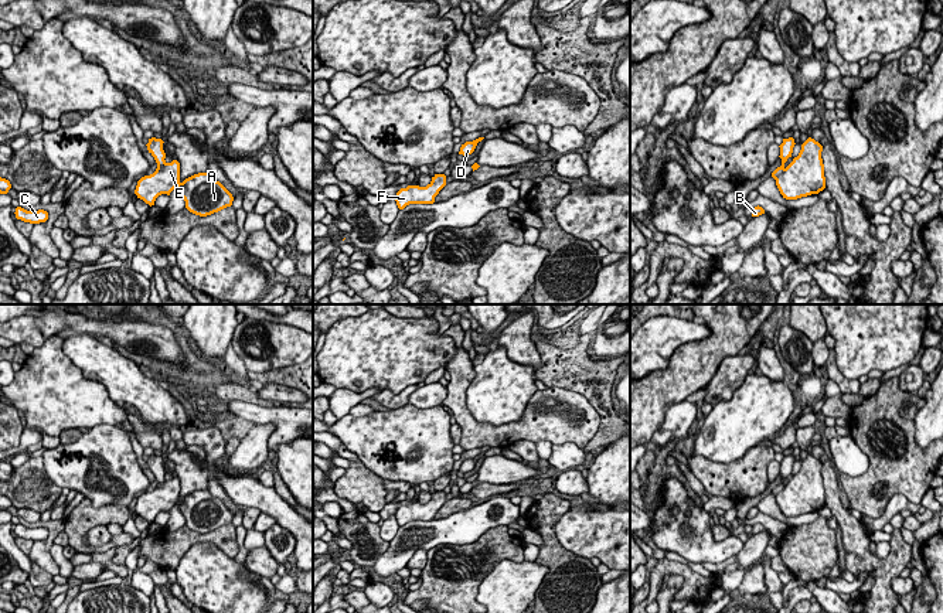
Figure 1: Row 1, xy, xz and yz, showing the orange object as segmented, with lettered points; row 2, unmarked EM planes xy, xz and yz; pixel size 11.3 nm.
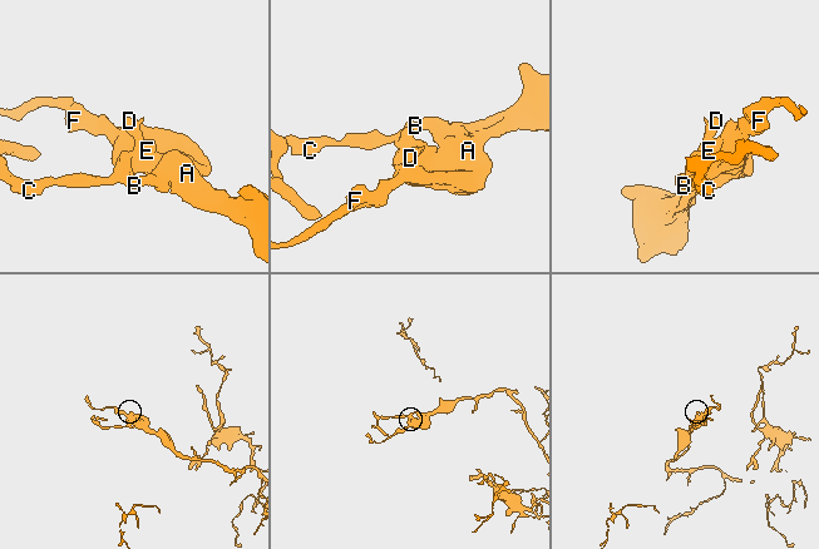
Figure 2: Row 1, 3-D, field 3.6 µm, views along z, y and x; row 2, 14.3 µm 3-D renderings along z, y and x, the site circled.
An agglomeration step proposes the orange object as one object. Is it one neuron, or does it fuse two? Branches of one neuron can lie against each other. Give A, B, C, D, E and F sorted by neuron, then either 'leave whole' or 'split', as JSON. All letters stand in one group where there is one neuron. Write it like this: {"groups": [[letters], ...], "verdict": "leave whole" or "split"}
{"groups": [["A", "B", "C", "D", "E", "F"]], "verdict": "leave whole"}

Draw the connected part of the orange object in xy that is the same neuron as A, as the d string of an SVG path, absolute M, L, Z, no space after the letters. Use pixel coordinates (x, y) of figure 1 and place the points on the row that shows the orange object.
M149 139L147 150L154 157L157 168L153 174L144 176L137 181L135 194L150 207L159 195L177 188L185 201L185 208L200 217L207 217L232 205L232 194L208 173L198 173L183 183L180 181L180 163L167 163L163 150L163 140Z

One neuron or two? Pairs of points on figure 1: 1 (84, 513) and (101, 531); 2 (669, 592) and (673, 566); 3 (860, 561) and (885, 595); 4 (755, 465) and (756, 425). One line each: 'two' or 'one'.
1: two
2: two
3: one
4: two

